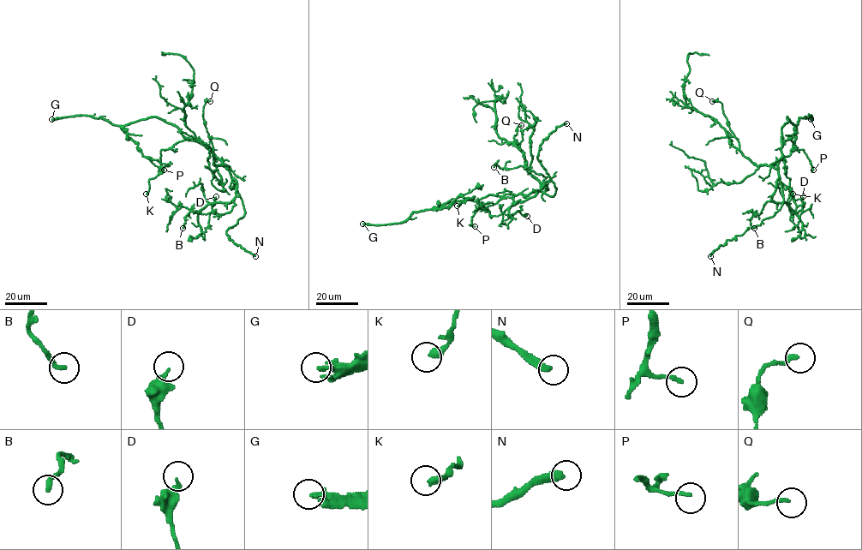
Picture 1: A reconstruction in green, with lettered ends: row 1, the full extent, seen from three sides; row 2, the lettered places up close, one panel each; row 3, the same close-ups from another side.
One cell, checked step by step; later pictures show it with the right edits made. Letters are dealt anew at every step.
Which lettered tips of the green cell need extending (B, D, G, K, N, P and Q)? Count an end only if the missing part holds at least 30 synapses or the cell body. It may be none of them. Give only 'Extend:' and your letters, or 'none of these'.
Extend: G, N

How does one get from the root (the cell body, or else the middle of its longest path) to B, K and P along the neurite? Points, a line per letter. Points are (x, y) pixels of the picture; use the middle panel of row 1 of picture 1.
B: (539, 190), (547, 189), (541, 175), (521, 165), (505, 168), (495, 163), (493, 167)
K: (539, 190), (527, 194), (488, 194), (434, 207), (446, 207), (459, 196), (471, 199), (457, 206)
P: (539, 190), (501, 198), (495, 203), (479, 209), (471, 217), (471, 225), (475, 226)

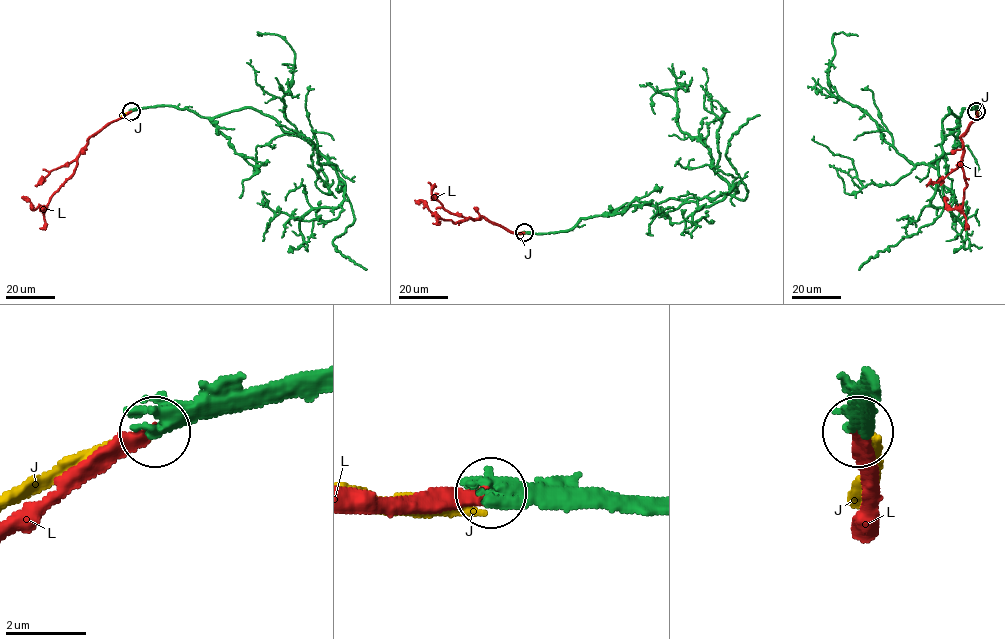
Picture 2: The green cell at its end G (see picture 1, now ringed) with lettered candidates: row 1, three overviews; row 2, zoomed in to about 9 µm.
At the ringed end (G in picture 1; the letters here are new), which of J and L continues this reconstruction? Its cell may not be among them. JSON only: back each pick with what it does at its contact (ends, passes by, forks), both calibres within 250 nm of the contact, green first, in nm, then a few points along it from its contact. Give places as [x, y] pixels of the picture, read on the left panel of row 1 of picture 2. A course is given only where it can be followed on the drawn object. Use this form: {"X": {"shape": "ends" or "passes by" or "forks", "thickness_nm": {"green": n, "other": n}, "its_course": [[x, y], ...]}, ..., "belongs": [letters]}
{"L": {"shape": "ends", "thickness_nm": {"green": 220, "other": 320}, "its_course": [[131, 111], [90, 137], [77, 159], [74, 172], [46, 206], [34, 209], [25, 197], [22, 197]]}, "belongs": ["L"]}

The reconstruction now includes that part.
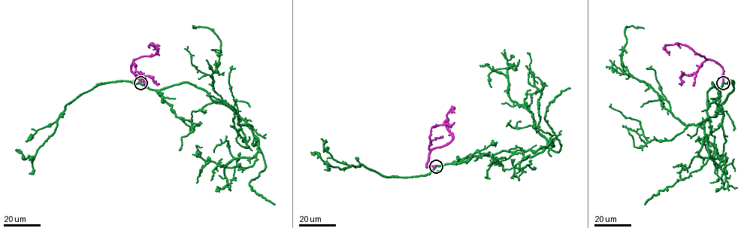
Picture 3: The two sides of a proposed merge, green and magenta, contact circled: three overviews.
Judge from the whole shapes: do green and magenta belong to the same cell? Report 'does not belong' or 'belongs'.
does not belong

